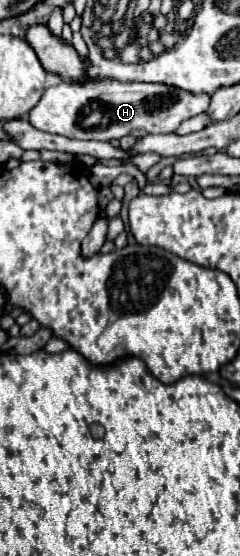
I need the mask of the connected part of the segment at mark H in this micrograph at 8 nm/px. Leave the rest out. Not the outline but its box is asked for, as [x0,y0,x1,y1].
[29,79,211,141]

